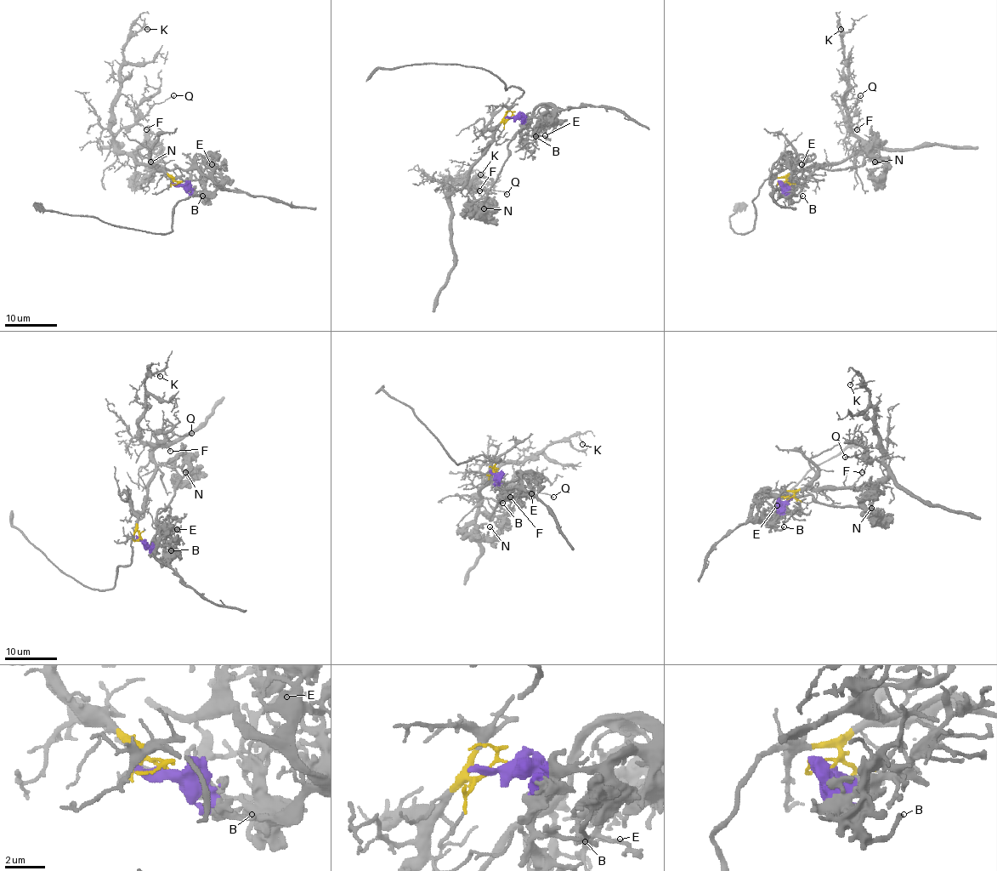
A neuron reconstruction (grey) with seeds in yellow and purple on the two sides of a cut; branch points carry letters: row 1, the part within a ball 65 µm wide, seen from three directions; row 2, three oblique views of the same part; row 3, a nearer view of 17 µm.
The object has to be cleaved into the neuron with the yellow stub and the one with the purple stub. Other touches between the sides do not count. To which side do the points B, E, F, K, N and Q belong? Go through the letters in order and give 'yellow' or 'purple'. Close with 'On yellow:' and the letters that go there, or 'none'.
B: purple
E: purple
F: yellow
K: yellow
N: purple
Q: yellow
On yellow: F, K, Q

